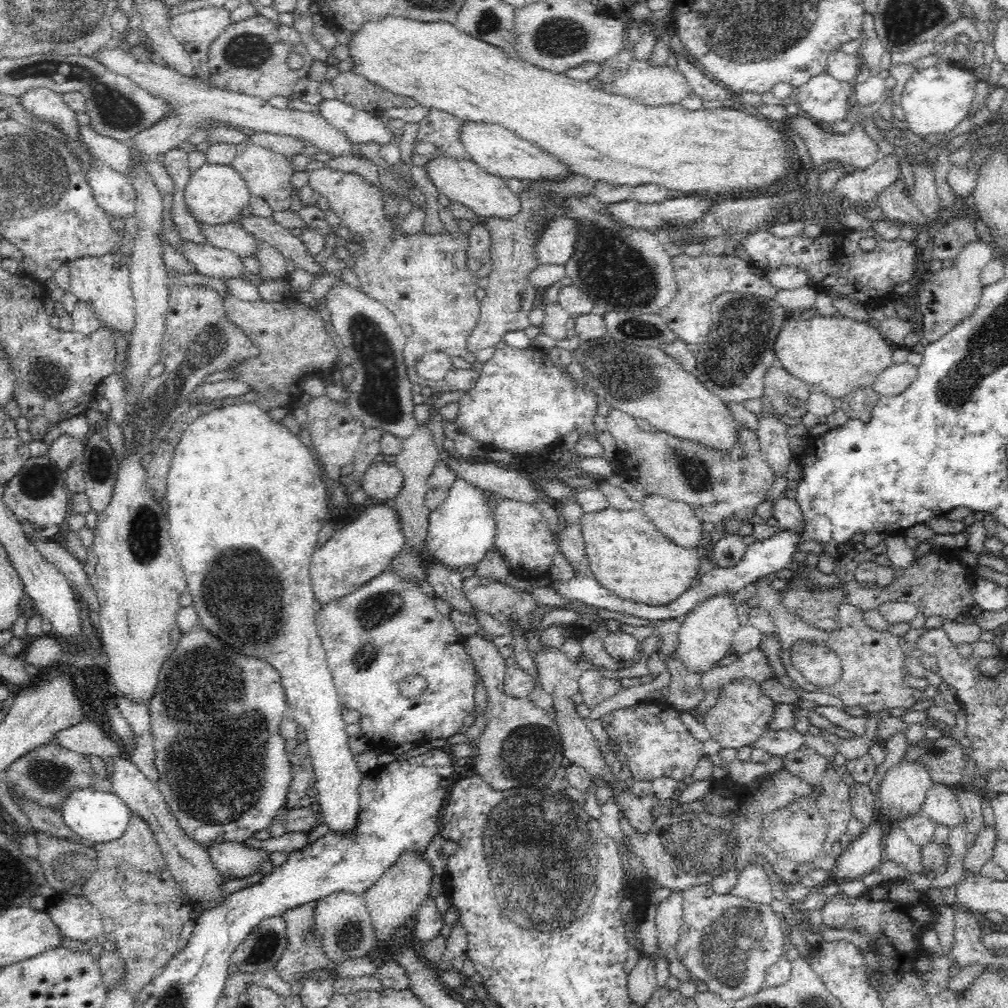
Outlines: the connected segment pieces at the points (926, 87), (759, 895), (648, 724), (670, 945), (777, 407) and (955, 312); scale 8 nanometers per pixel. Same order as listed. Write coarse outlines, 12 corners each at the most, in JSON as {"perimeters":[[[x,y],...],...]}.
{"perimeters":[[[942,62],[902,91],[904,126],[923,138],[954,130],[977,82]],[[758,863],[739,872],[731,894],[776,905],[770,876]],[[665,702],[599,720],[634,780],[682,782],[703,743]],[[672,891],[657,907],[658,946],[676,958],[684,897]],[[778,362],[763,394],[777,414],[802,417],[810,393]],[[979,238],[920,286],[929,343],[978,306],[980,272],[997,250]]]}

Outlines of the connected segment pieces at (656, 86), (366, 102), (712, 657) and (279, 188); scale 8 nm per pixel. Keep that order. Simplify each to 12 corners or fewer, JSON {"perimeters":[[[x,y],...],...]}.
{"perimeters":[[[626,44],[600,63],[598,89],[646,106],[693,93],[680,70],[634,59]],[[353,70],[330,83],[336,100],[370,113],[414,108]],[[734,594],[685,614],[675,656],[706,674],[740,628]],[[250,142],[231,165],[251,196],[290,210],[289,157]]]}

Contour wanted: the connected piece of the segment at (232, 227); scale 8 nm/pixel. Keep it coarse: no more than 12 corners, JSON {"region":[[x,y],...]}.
{"region":[[240,222],[201,226],[208,244],[254,257],[257,239]]}

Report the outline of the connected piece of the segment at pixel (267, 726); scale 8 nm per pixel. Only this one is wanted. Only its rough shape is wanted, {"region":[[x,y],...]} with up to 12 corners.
{"region":[[199,625],[150,700],[188,837],[245,844],[287,804],[286,690]]}

